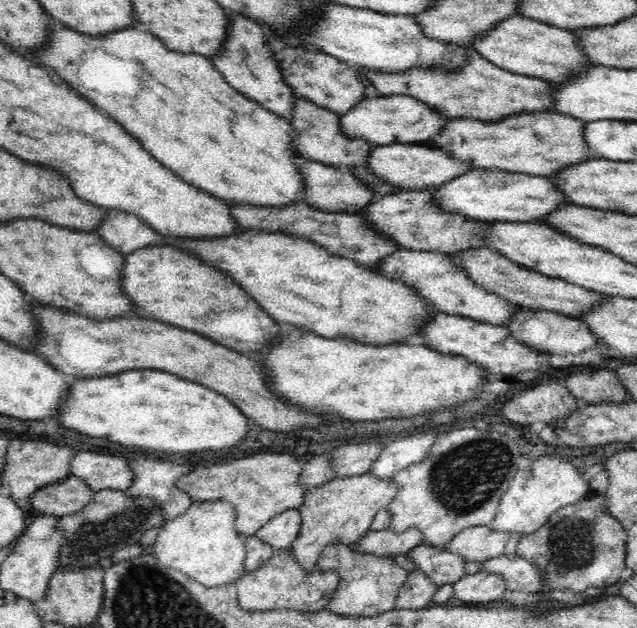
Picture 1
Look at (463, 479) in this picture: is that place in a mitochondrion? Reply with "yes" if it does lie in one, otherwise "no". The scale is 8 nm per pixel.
yes

